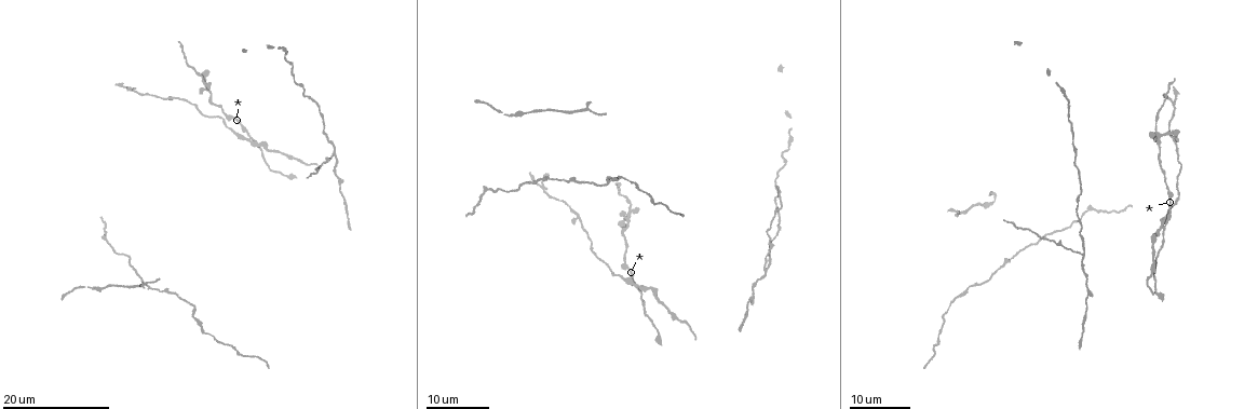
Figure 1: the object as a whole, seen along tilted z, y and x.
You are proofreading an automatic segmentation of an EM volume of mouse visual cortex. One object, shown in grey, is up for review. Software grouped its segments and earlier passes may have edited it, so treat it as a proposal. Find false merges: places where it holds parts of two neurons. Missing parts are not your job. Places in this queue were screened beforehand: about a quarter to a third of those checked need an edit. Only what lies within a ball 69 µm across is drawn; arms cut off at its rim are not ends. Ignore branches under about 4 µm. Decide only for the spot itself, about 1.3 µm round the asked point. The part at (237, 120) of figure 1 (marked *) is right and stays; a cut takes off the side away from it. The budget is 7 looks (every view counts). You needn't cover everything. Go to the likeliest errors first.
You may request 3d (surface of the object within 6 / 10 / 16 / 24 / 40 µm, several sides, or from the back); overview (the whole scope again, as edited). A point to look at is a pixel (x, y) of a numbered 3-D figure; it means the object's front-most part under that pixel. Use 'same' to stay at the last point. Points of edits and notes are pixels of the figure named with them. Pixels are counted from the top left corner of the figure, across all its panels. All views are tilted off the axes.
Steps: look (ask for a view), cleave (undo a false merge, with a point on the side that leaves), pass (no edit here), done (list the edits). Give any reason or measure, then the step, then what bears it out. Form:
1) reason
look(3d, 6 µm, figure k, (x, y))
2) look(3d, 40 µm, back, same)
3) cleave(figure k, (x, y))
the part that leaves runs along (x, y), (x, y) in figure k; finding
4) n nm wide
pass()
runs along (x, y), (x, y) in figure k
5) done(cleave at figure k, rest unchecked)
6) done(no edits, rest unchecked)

branch point
look(3d, 16 µm, figure 1, (338, 183))

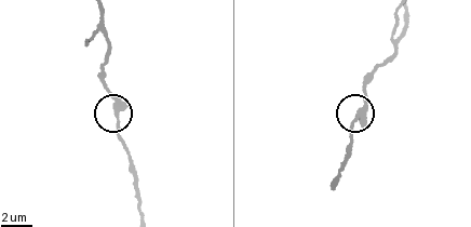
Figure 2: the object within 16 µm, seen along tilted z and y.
look(3d, 6 µm, figure 2, (118, 109))

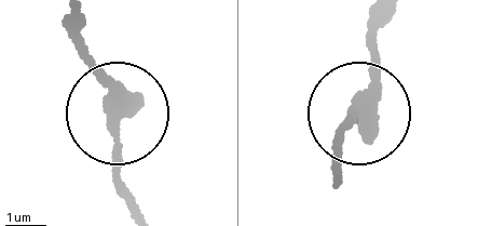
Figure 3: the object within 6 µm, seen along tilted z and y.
3 arms
pass()
continuous, no second neuron

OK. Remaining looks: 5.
a fork
look(3d, 16 µm, figure 1, (248, 139))

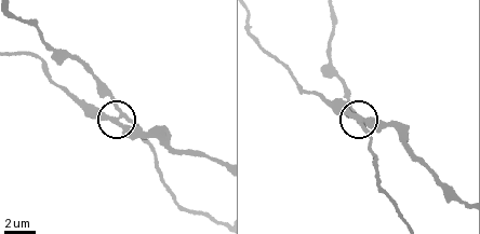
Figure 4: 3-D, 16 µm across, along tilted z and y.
look(3d, 6 µm, figure 4, (116, 121))

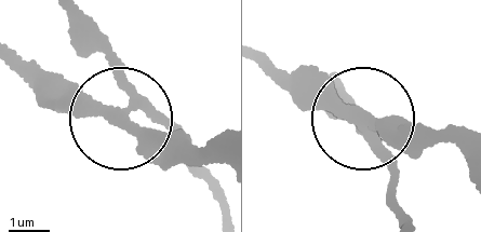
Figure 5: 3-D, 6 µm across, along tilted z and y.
300 nm wide
cleave(figure 5, (305, 103))
the part that leaves runs along (353, 122), (288, 95), (264, 68) in figure 5; two neurons meet here

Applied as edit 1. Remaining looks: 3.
three-way junction
look(3d, 16 µm, figure 1, (765, 269))

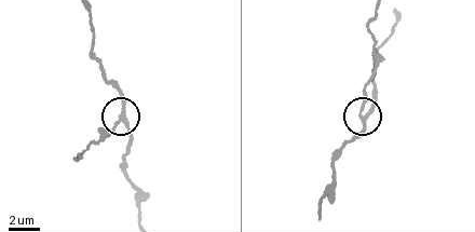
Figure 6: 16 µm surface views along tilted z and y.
look(3d, 6 µm, figure 6, (120, 117))

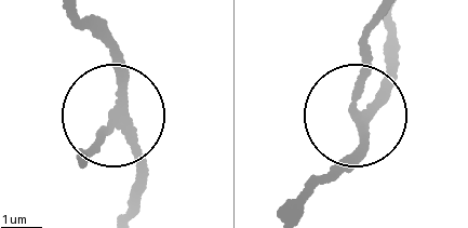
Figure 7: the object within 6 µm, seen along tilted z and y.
180 nm wide
cleave(figure 7, (99, 144))
a second neuron is stuck on

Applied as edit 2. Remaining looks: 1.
done(cleave at figure 5, cleave at figure 7, rest unchecked)

